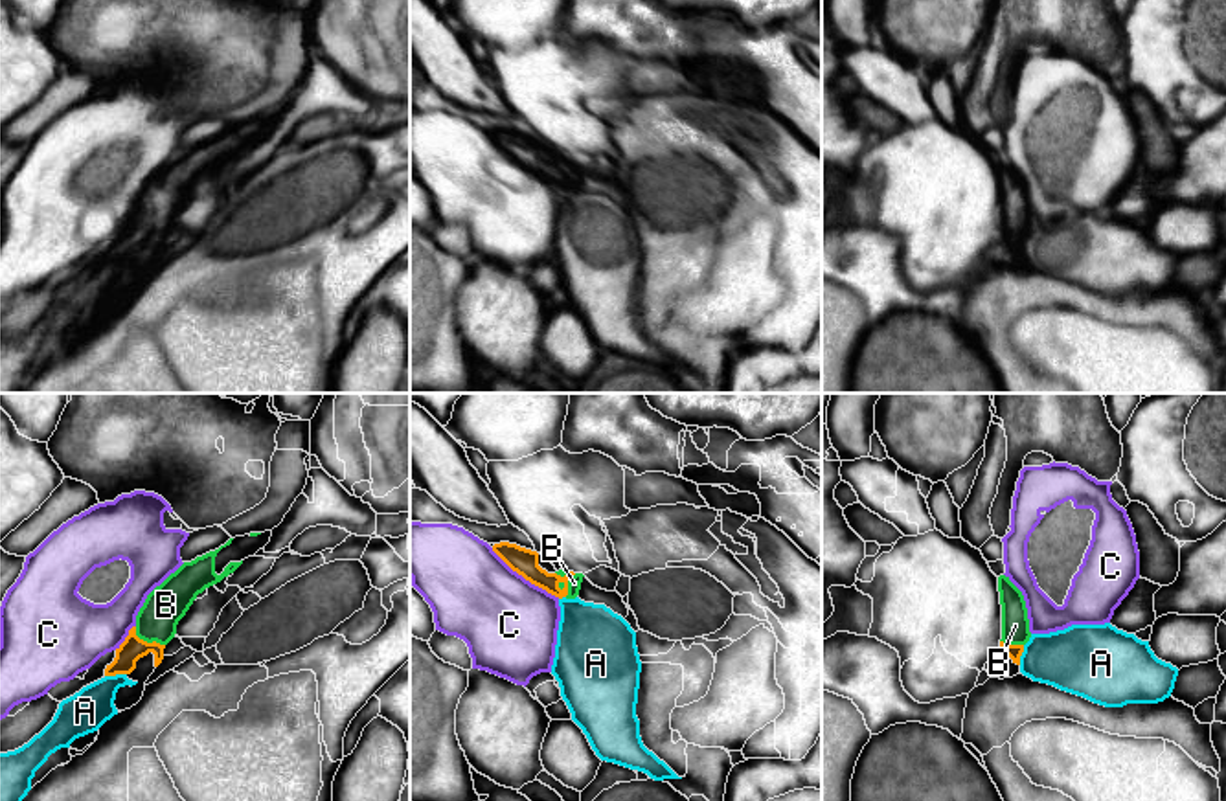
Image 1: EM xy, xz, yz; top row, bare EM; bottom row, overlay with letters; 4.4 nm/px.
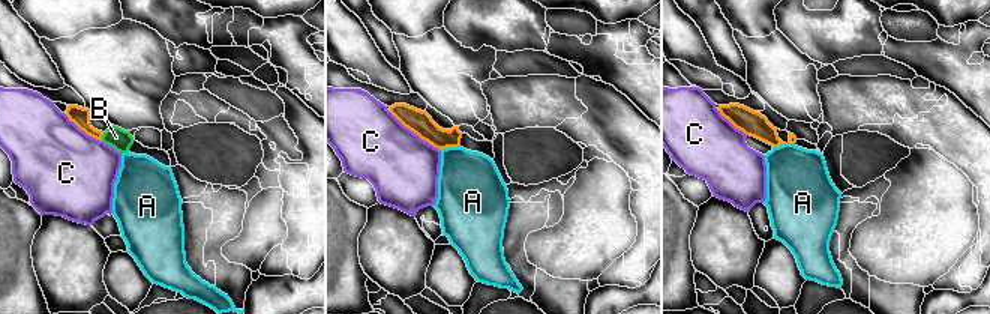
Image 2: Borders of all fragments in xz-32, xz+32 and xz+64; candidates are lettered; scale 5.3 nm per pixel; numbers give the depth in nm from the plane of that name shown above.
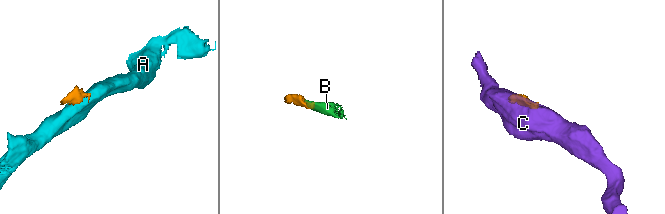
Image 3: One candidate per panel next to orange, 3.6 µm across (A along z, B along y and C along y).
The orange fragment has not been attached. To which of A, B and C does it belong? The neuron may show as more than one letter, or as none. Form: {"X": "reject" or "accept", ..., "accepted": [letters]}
{"A": "reject", "B": "accept", "C": "reject", "accepted": ["B"]}

